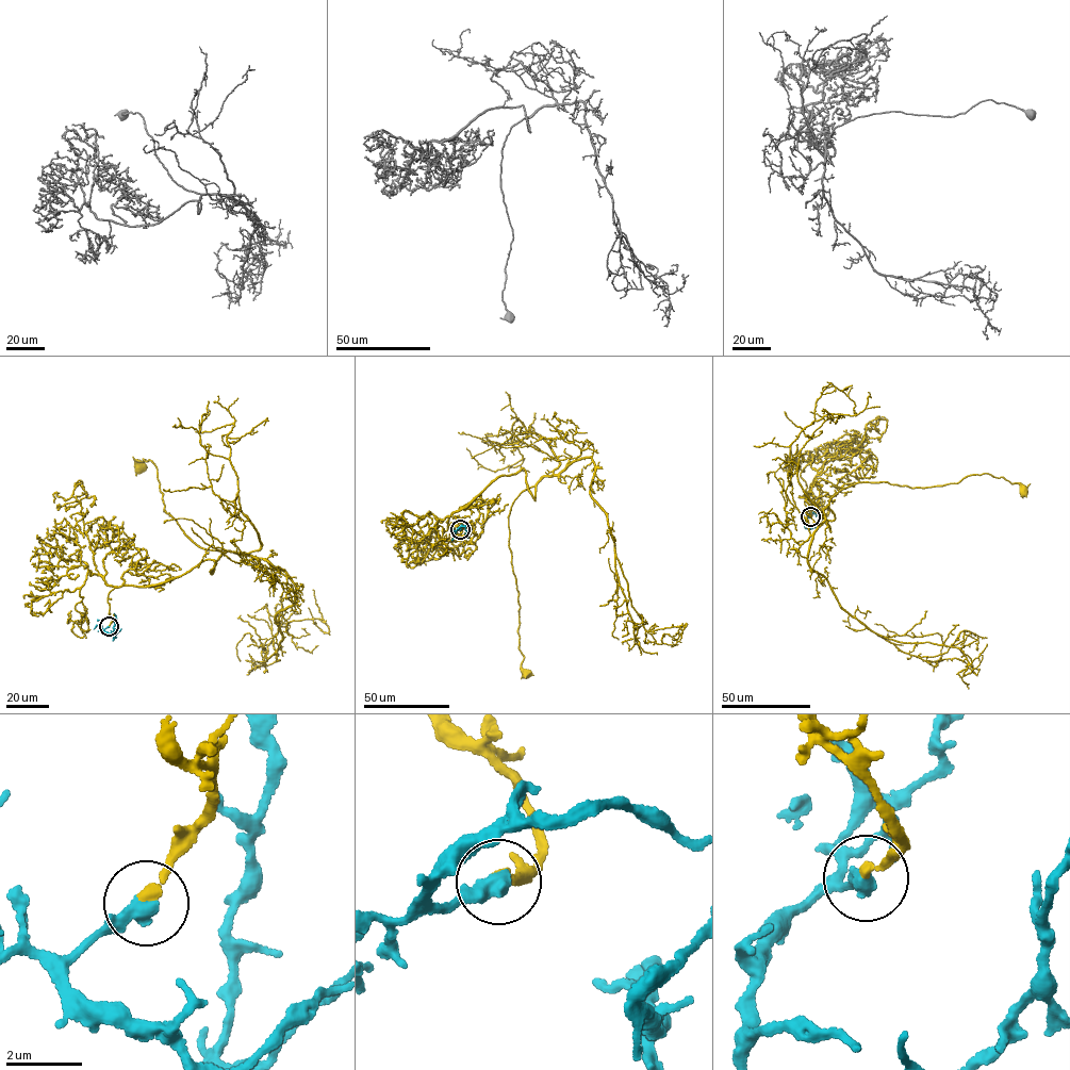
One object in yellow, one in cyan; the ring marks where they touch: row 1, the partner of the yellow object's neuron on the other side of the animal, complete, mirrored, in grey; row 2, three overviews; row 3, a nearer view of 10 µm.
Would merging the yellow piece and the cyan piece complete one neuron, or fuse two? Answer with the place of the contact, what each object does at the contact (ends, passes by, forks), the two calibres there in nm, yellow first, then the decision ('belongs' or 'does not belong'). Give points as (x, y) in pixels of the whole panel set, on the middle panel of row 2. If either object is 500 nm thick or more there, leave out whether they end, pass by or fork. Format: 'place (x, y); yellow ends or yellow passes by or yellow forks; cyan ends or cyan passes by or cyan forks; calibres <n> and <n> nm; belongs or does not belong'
place (460, 529); calibres 240 and 500 nm; belongs

